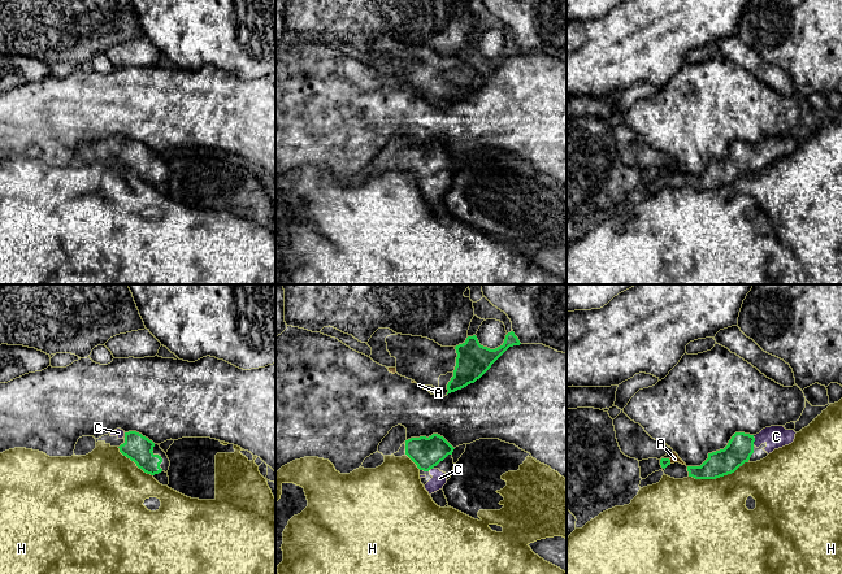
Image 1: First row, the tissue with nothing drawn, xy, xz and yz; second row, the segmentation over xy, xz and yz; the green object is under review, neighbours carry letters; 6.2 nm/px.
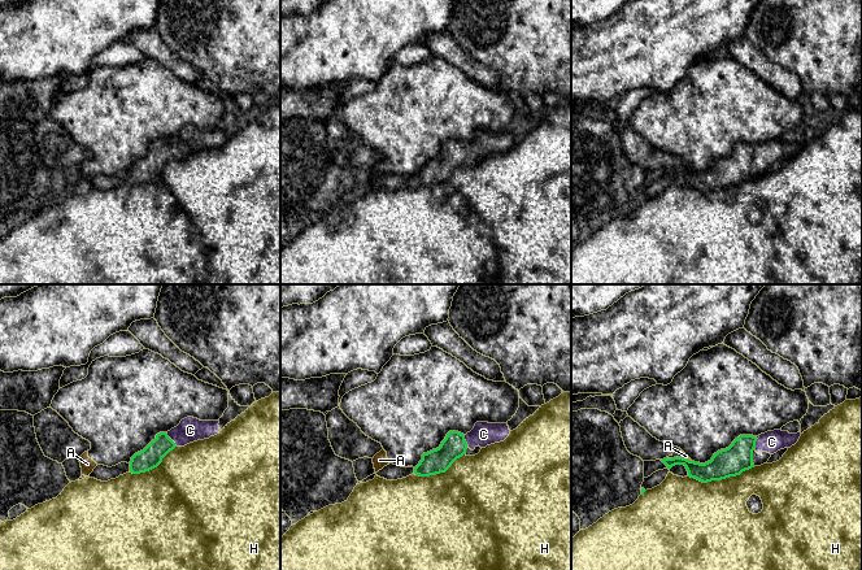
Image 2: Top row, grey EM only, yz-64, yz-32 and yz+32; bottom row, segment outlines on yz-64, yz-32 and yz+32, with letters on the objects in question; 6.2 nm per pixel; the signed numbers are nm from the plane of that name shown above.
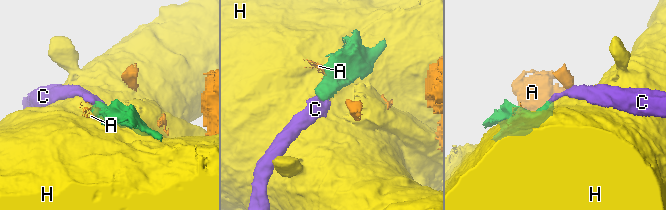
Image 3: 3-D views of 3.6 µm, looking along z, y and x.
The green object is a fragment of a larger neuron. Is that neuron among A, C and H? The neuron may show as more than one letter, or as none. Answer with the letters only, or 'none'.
C

